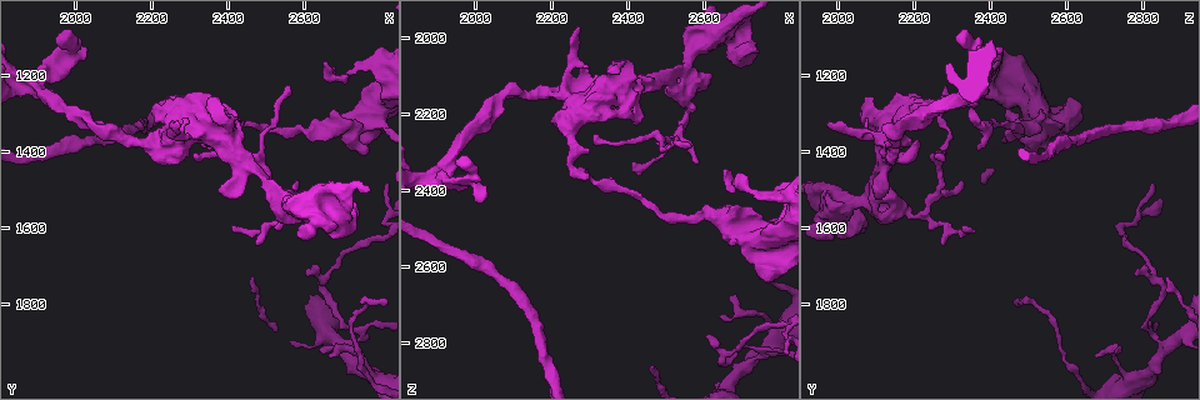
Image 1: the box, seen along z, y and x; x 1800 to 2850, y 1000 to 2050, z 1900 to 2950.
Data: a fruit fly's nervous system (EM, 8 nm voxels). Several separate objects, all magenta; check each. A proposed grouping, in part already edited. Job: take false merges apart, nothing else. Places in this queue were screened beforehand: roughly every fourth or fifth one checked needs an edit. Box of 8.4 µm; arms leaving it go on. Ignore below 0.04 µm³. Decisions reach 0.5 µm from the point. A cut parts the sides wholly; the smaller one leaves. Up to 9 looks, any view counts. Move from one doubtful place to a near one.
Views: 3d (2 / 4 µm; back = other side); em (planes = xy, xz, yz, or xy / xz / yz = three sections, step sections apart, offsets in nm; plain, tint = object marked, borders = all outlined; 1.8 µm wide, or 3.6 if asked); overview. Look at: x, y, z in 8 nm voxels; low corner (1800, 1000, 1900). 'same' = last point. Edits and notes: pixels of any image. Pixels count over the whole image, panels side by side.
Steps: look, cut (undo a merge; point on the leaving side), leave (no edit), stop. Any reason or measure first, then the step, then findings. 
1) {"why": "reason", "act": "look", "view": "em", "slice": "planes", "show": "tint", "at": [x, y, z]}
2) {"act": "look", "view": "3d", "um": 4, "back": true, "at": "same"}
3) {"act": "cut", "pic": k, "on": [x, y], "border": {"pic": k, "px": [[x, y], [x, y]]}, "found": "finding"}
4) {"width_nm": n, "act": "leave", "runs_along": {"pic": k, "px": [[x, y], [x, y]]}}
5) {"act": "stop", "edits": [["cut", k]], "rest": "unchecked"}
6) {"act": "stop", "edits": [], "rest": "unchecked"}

{"act": "look", "view": "em", "slice": "xz", "step": 8, "show": "tint", "at": [2555, 1565, 2200]}

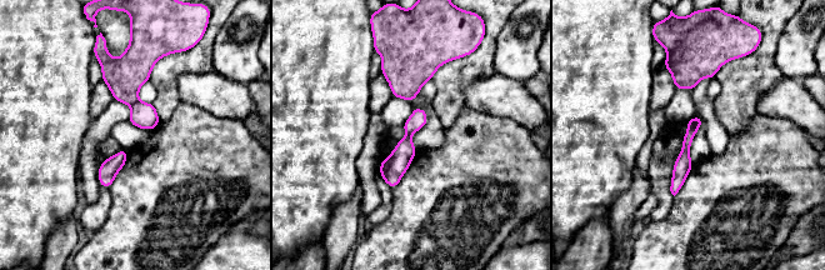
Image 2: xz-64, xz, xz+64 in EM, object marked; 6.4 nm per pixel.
{"act": "cut", "pic": 2, "on": [144, 115], "border": {"pic": 2, "px": [[138, 99], [130, 105]]}, "found": "two neurons meet here"}

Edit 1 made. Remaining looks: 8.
{"act": "look", "view": "3d", "um": 2, "at": [1885, 1215, 2385]}

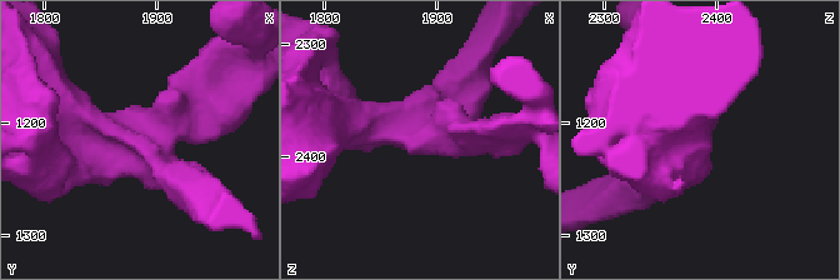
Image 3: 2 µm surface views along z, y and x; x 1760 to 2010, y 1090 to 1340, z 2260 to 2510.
{"arms": 4, "why": "need the tissue", "act": "look", "view": "em", "slice": "planes", "show": "tint", "at": [1894, 1212, 2378]}

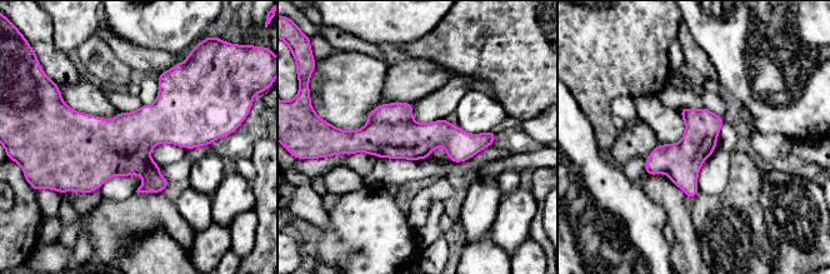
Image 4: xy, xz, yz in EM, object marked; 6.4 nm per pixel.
{"act": "leave", "found": "continuous, no second neuron"}

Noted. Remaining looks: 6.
{"act": "stop", "edits": [["cut", 2]], "rest": "unchecked"}

